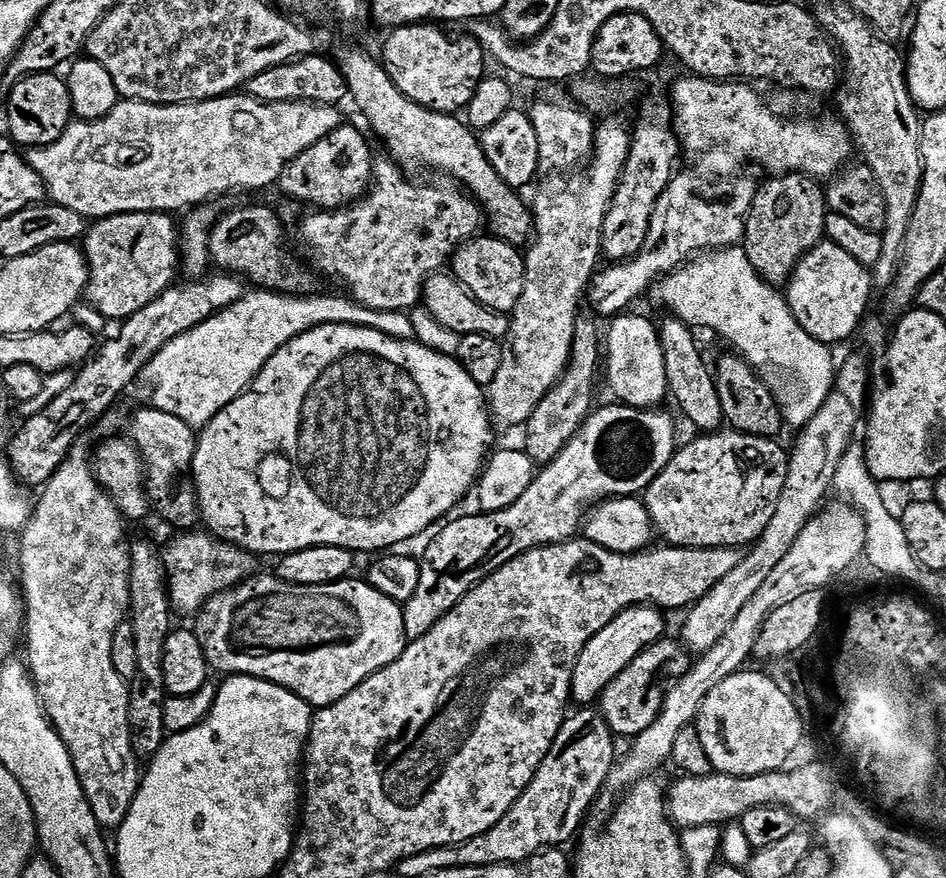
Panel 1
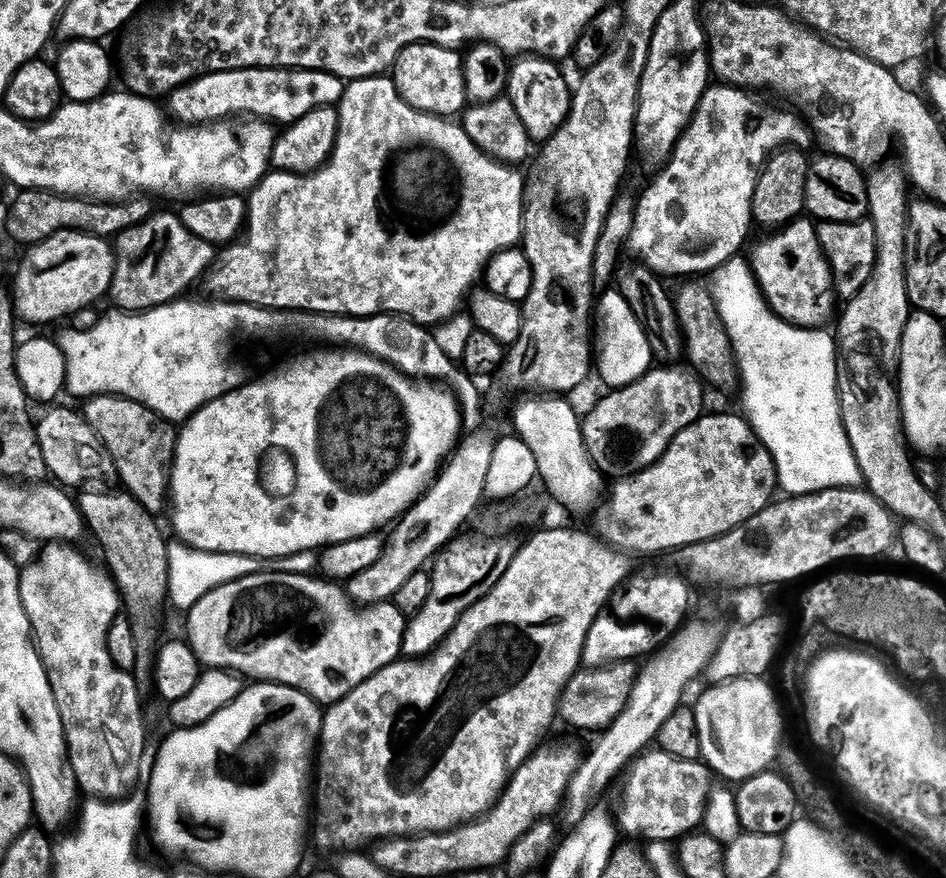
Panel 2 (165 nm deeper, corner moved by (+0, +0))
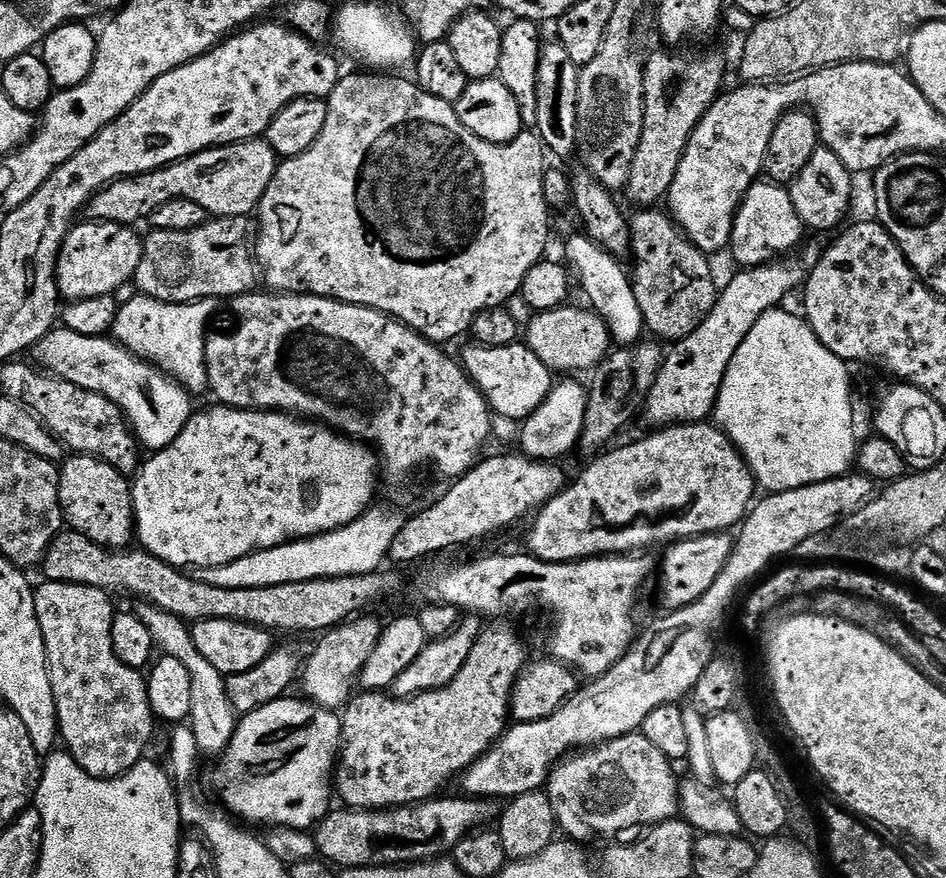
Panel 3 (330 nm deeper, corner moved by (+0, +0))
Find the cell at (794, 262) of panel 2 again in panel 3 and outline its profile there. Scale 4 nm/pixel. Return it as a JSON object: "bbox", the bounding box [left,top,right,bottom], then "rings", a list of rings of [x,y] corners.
{"bbox":[730,182,805,270],"rings":[[[757,182],[742,197],[736,216],[732,219],[730,253],[740,263],[741,269],[751,270],[769,263],[773,257],[780,258],[799,249],[800,239],[804,235],[805,226],[794,210],[788,188],[775,182]]]}

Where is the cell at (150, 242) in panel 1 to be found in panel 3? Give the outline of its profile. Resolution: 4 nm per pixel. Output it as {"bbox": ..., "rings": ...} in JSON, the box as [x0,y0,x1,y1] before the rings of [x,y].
{"bbox":[134,217,258,304],"rings":[[[249,217],[212,218],[194,230],[149,233],[143,237],[144,253],[134,277],[143,295],[167,304],[193,304],[195,300],[243,296],[255,289],[256,280],[258,284],[254,224]]]}

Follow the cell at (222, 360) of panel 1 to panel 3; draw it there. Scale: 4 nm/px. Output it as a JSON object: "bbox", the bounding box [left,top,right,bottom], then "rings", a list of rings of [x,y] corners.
{"bbox":[111,294,217,394],"rings":[[[136,294],[117,309],[111,335],[139,360],[153,364],[177,380],[189,394],[208,392],[208,371],[204,341],[209,331],[208,319],[216,312],[217,301],[195,300],[193,304],[167,304],[143,294]]]}

